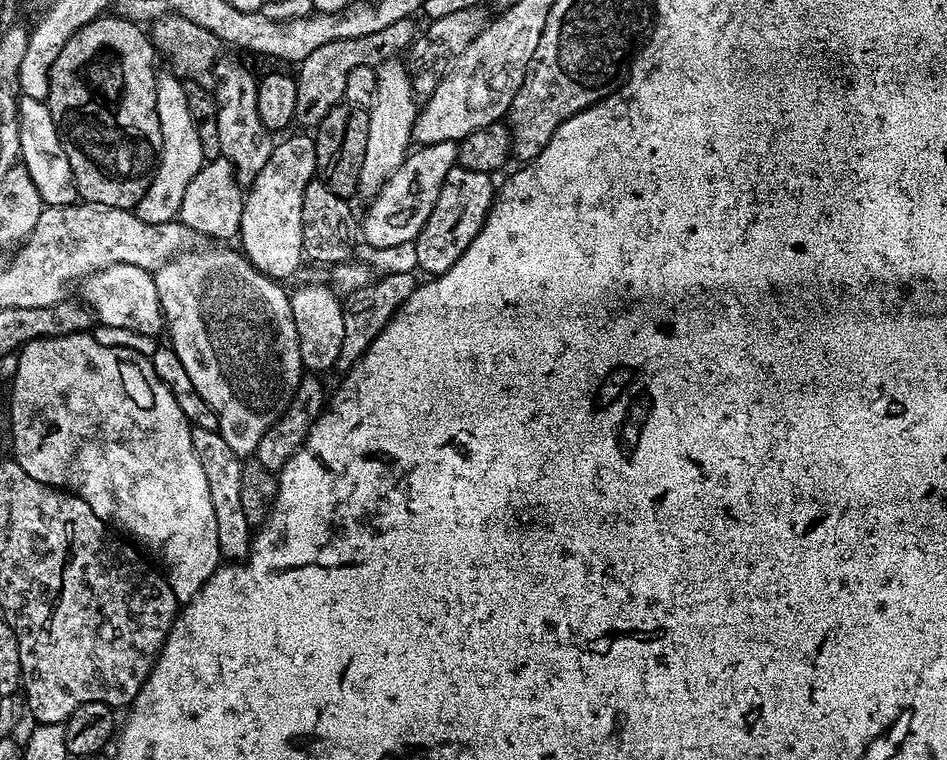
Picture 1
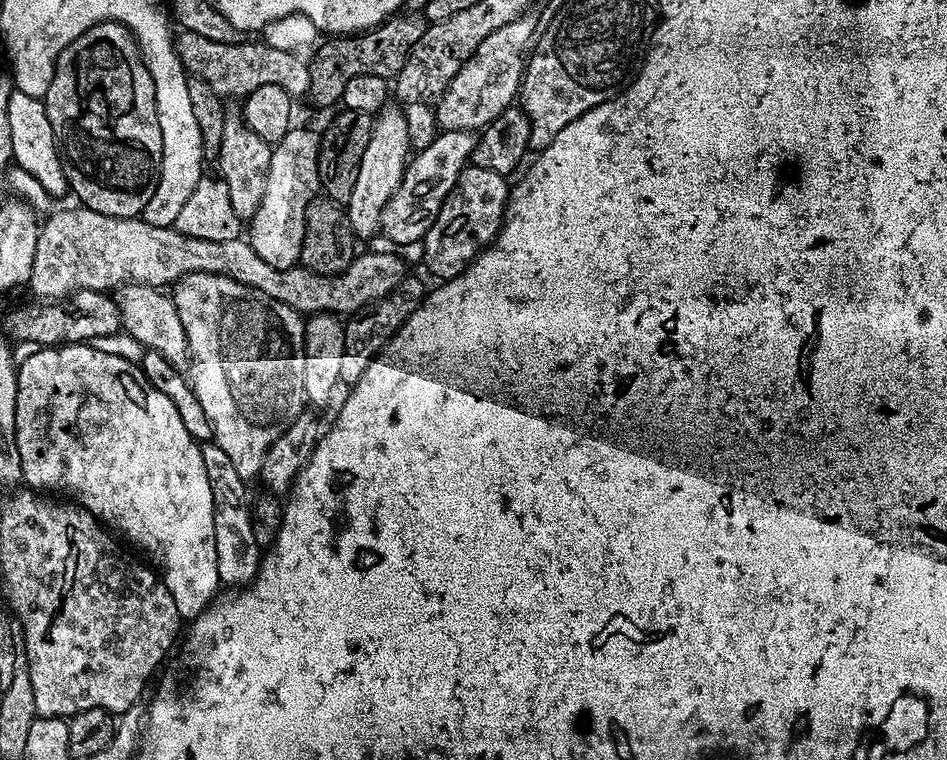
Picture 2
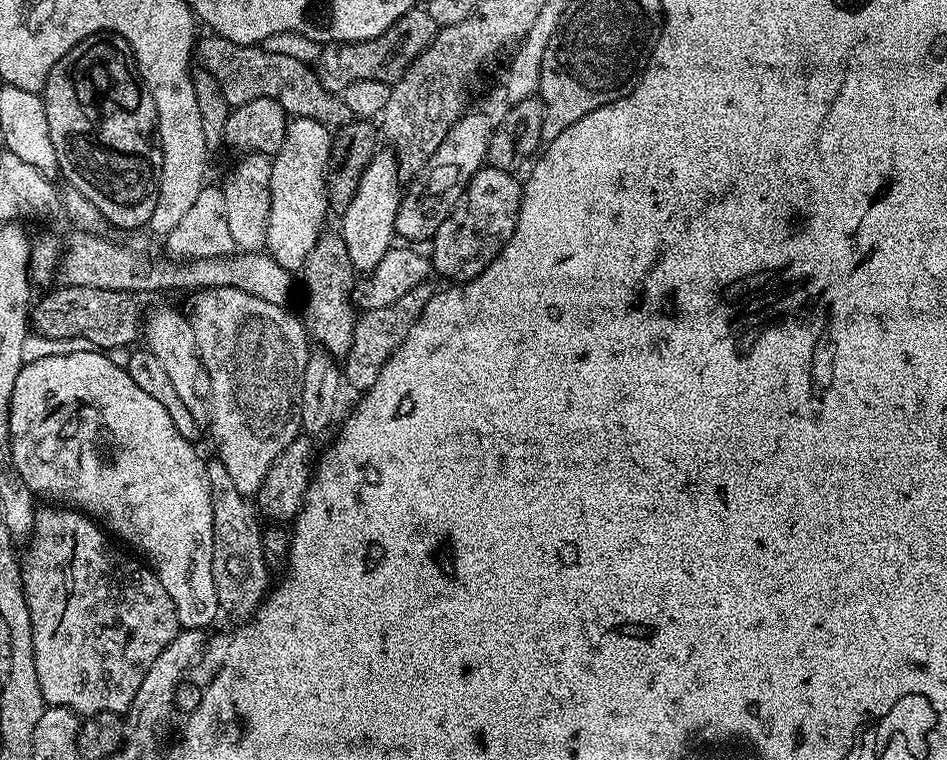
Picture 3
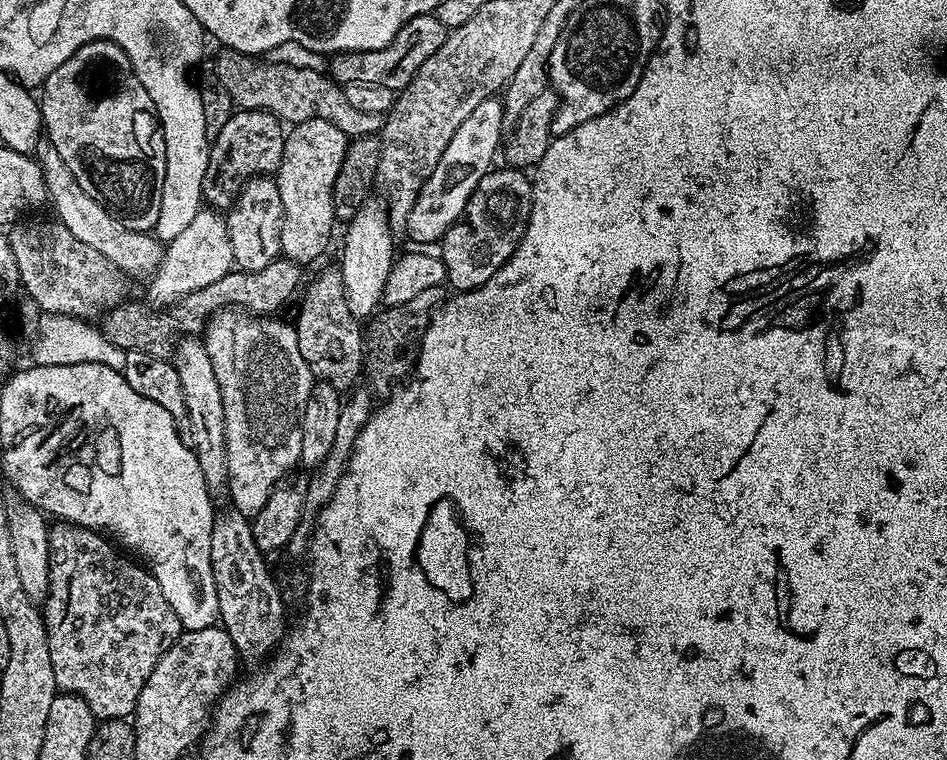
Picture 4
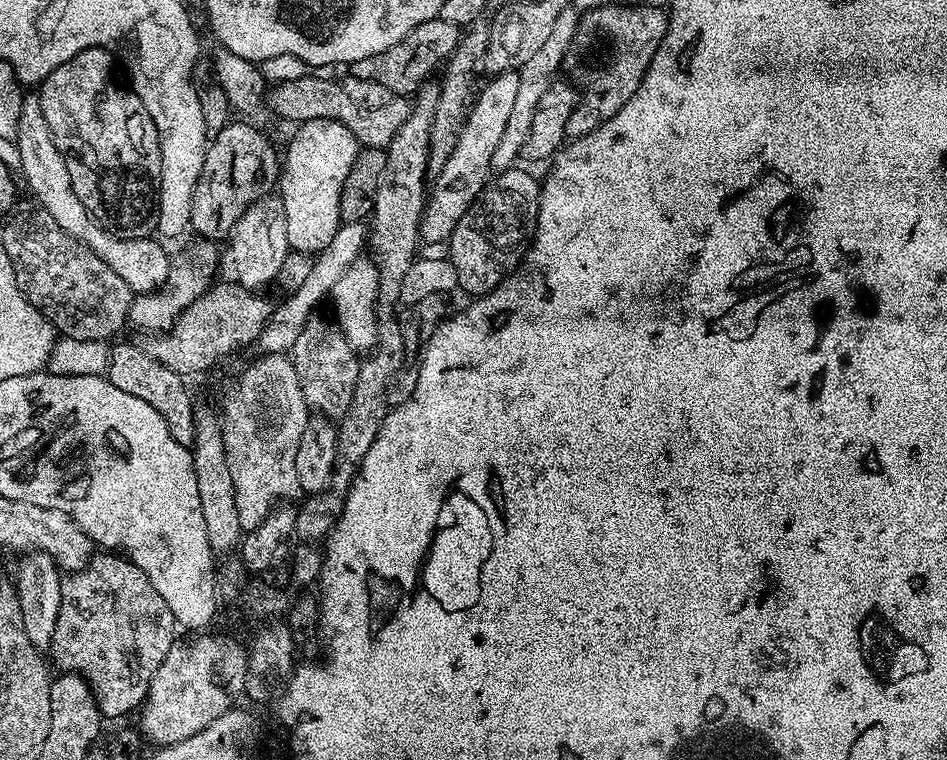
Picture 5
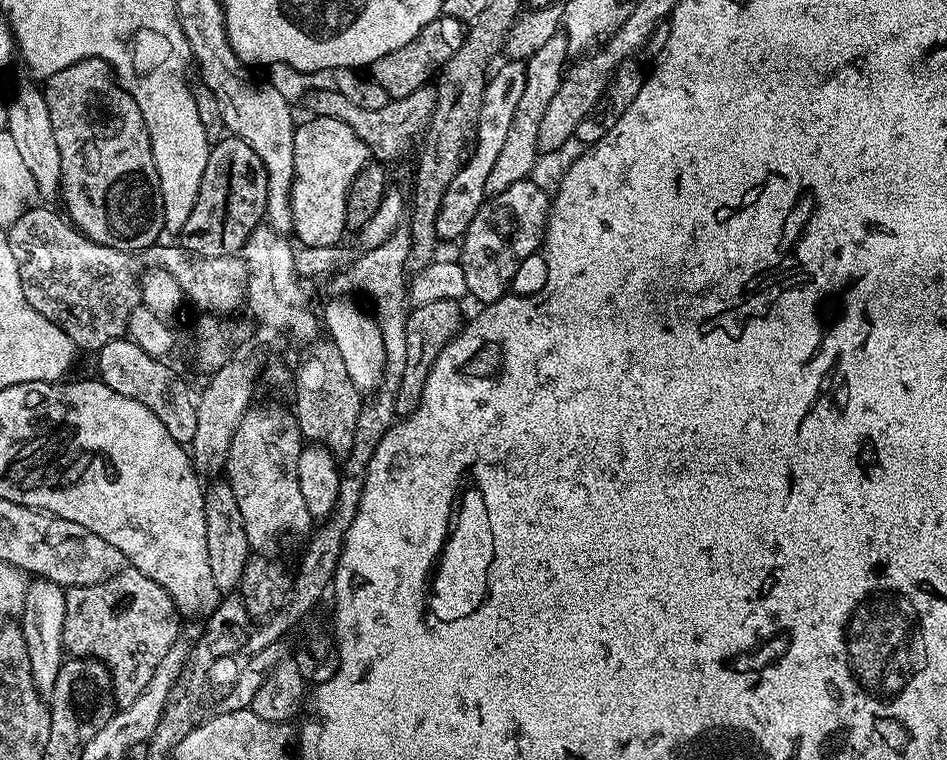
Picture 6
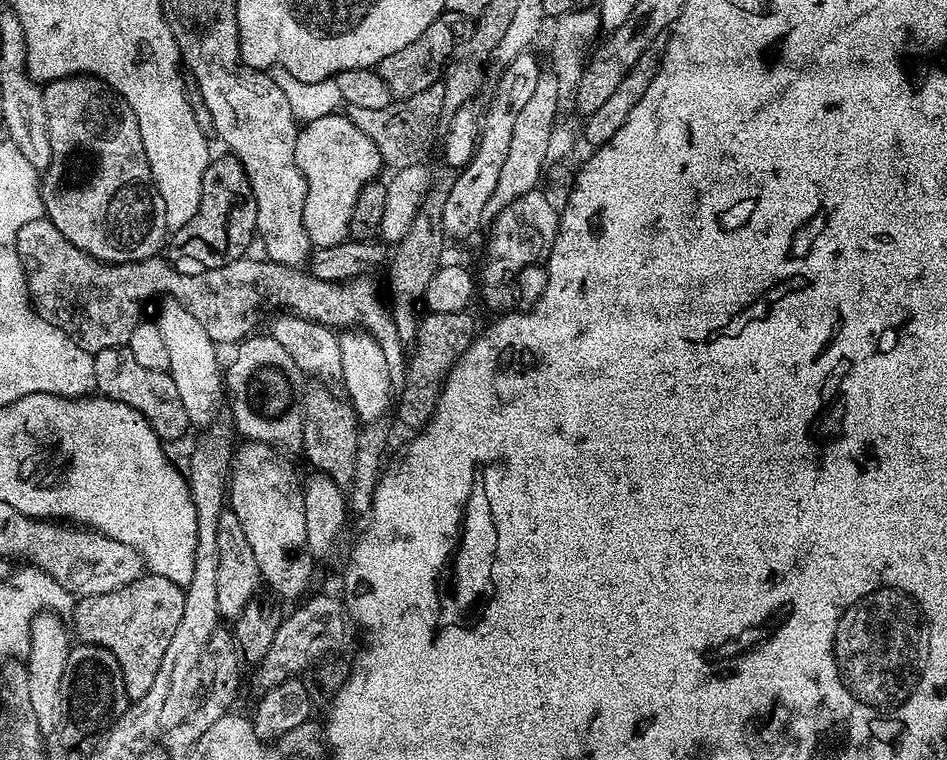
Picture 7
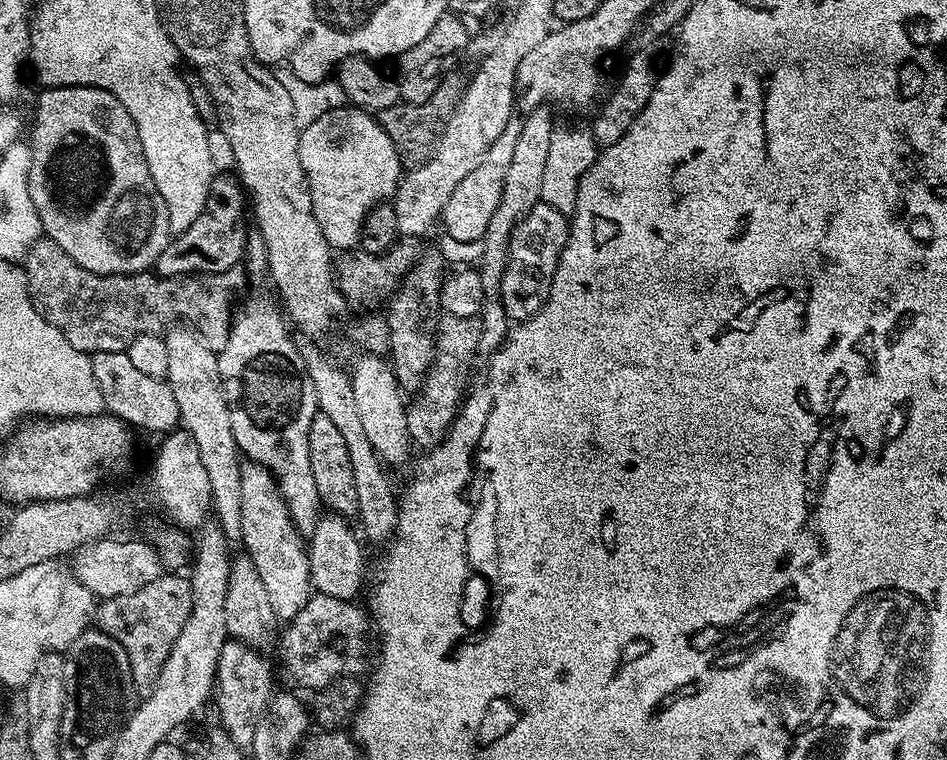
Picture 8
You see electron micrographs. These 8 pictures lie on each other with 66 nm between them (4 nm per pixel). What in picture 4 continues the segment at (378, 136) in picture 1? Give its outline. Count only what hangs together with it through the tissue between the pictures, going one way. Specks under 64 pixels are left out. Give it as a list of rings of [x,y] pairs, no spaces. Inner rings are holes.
[[[369,198],[354,214],[354,218],[347,221],[344,232],[344,253],[340,256],[338,267],[342,274],[346,302],[350,306],[350,314],[357,320],[364,322],[381,307],[384,299],[386,278],[394,263],[392,256],[392,239],[394,233],[388,225],[388,210],[379,199]]]

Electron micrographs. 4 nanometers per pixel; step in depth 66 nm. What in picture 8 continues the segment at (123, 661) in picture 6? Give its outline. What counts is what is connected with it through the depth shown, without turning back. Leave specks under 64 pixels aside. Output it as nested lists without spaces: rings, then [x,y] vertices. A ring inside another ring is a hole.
[[[162,574],[150,586],[134,590],[134,594],[103,601],[94,612],[95,623],[100,623],[99,631],[114,638],[126,650],[134,686],[141,697],[149,696],[156,689],[162,666],[166,666],[166,658],[174,642],[178,642],[178,634],[182,634],[182,626],[186,626],[186,618],[190,618],[192,582],[187,575],[180,575],[184,574]]]

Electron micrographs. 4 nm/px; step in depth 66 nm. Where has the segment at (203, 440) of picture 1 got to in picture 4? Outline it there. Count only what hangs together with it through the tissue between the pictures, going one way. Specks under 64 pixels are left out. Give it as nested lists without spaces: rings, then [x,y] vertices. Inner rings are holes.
[[[235,510],[227,511],[221,511],[217,515],[210,538],[210,566],[214,570],[214,582],[218,590],[219,623],[233,640],[239,659],[245,665],[248,663],[256,664],[252,666],[260,666],[265,663],[266,658],[273,655],[274,649],[284,637],[286,607],[281,600],[281,589],[272,579],[269,561],[266,559],[265,553],[261,552],[254,542],[249,517],[243,516],[242,513]]]

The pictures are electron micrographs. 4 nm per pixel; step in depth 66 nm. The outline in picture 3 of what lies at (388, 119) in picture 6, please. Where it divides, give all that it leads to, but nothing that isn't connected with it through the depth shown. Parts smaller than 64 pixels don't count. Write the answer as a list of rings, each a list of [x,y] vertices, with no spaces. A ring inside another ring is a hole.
[[[215,34],[201,39],[194,49],[199,67],[218,82],[230,106],[254,102],[254,98],[274,98],[289,117],[305,116],[339,130],[353,119],[343,95],[330,92],[322,86],[313,65],[298,62],[290,54],[270,54],[263,46],[235,44]]]

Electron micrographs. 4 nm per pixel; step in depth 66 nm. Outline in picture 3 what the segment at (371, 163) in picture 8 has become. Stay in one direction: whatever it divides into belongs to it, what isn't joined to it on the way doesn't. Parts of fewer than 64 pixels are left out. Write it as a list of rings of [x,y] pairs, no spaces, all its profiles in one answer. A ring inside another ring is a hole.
[[[298,116],[289,119],[286,138],[271,157],[270,218],[266,226],[264,248],[278,266],[293,274],[303,269],[314,242],[325,231],[324,215],[329,215],[326,165],[332,158],[333,129],[314,118]]]

